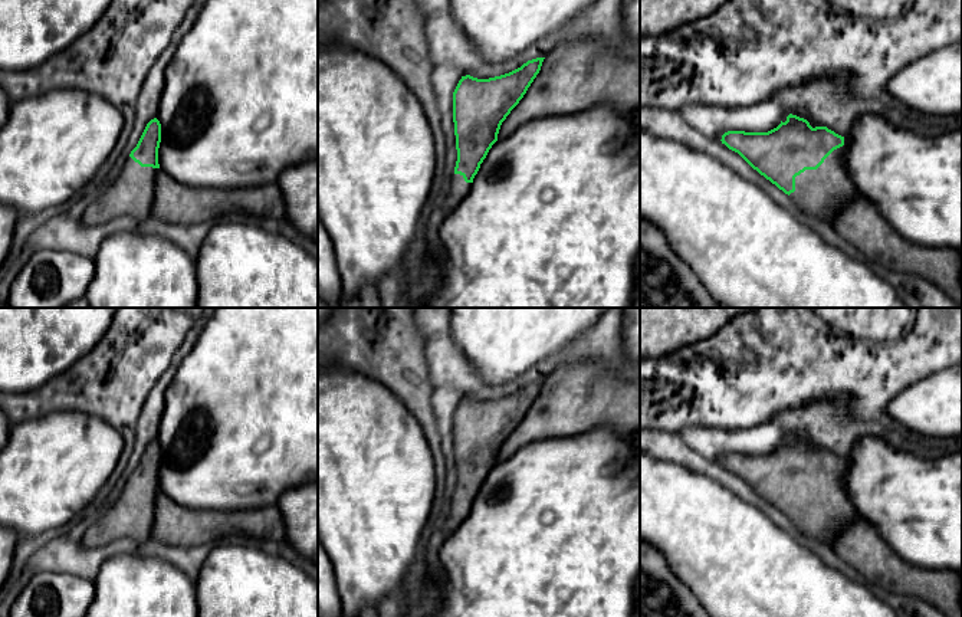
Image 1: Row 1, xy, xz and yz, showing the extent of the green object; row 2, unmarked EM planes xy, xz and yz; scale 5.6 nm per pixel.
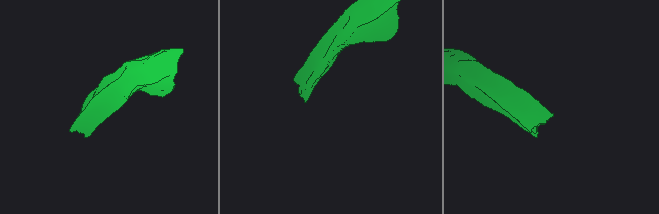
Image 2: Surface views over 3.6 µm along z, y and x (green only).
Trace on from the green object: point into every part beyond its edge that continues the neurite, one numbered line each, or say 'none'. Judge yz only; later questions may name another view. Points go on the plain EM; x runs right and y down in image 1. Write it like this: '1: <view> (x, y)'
1: yz (821, 515)

